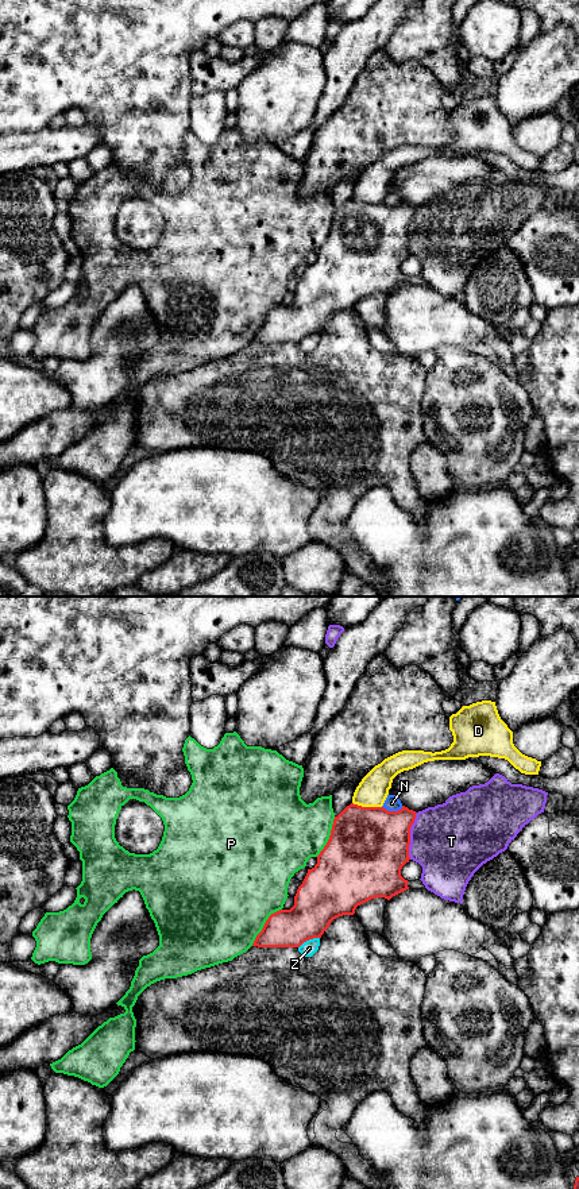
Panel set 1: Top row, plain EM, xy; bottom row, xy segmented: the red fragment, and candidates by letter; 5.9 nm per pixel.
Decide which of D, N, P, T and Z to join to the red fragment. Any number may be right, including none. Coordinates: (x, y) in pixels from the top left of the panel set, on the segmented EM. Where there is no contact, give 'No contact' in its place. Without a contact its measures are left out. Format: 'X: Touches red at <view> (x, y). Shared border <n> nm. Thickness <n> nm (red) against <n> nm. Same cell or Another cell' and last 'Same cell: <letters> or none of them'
D: Touches red at xy (367, 807). Shared border 180 nm. Thickness 480 nm (red) against 180 nm. Another cell
N: Touches red at xy (393, 811). Shared border 130 nm. Thickness 460 nm (red) against 90 nm. Another cell
P: Touches red at xy (265, 925). Shared border 280 nm. Thickness 220 nm (red) against 480 nm. Another cell
T: Touches red at xy (409, 836). Shared border 280 nm. Thickness 460 nm (red) against 460 nm. Another cell
Z: Touches red at xy (308, 939). Shared border 140 nm. Thickness 280 nm (red) against 90 nm. Another cell
Same cell: none of them

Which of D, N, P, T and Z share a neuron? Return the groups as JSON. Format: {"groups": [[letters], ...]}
{"groups": [["D"], ["N"], ["P"], ["T"], ["Z"]]}

